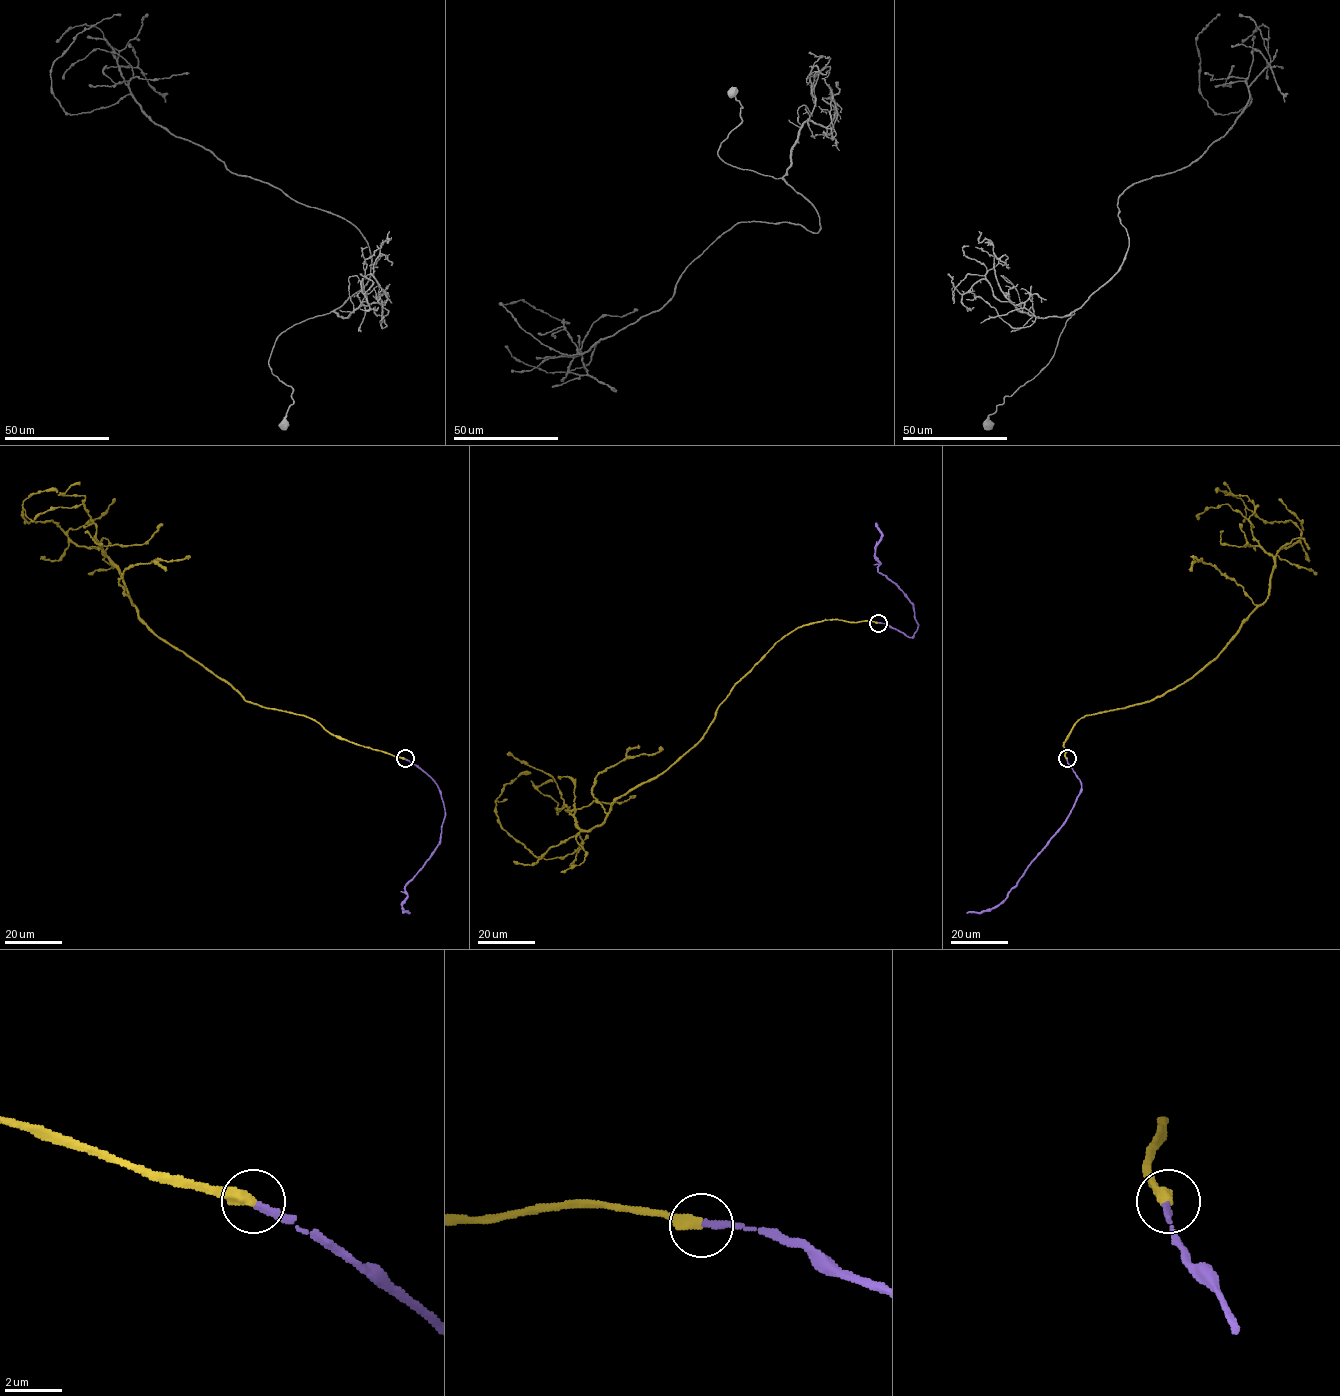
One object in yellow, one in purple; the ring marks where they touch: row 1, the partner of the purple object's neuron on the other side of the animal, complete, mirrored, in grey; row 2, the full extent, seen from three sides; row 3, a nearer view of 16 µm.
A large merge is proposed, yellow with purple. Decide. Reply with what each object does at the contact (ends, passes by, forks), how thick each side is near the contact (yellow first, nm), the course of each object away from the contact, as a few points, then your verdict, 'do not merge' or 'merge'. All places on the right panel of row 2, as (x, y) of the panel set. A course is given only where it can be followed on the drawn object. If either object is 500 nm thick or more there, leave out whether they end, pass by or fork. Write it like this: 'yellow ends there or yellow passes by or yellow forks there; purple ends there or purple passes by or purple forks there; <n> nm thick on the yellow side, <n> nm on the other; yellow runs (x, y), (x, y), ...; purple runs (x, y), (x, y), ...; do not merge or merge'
yellow ends there; purple ends there; 440 nm thick on the yellow side, 240 nm on the other; yellow runs (1066, 759), (1080, 719), (1147, 702), (1222, 651), (1300, 538), (1216, 492); purple runs (1066, 759), (1081, 785), (1067, 819), (1006, 898), (979, 913), (967, 913); merge

